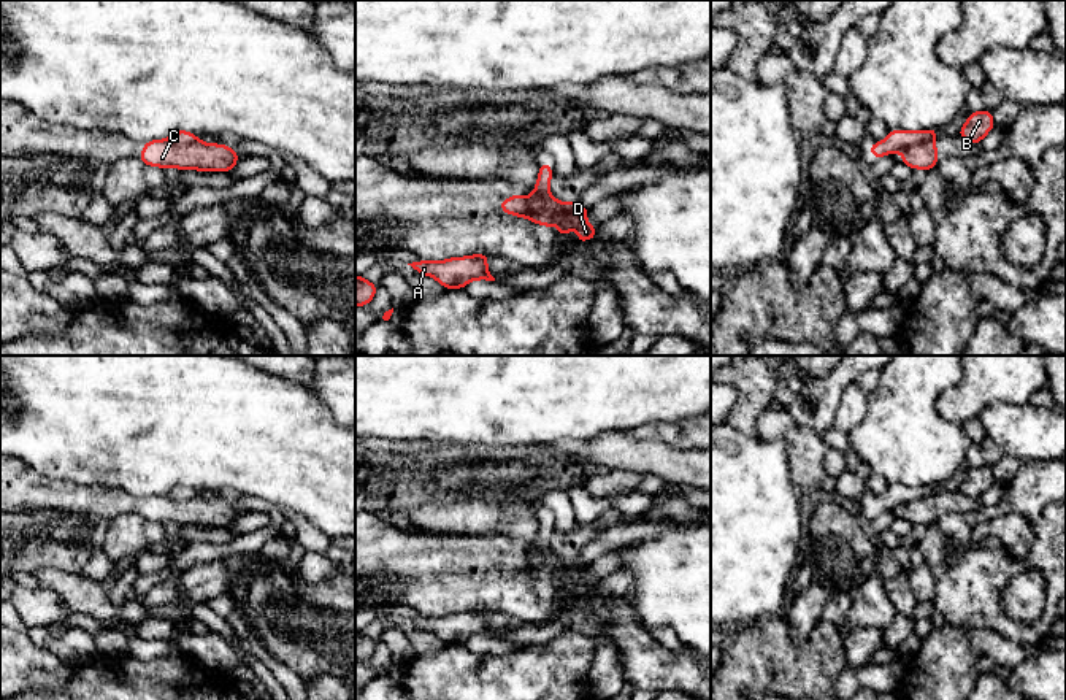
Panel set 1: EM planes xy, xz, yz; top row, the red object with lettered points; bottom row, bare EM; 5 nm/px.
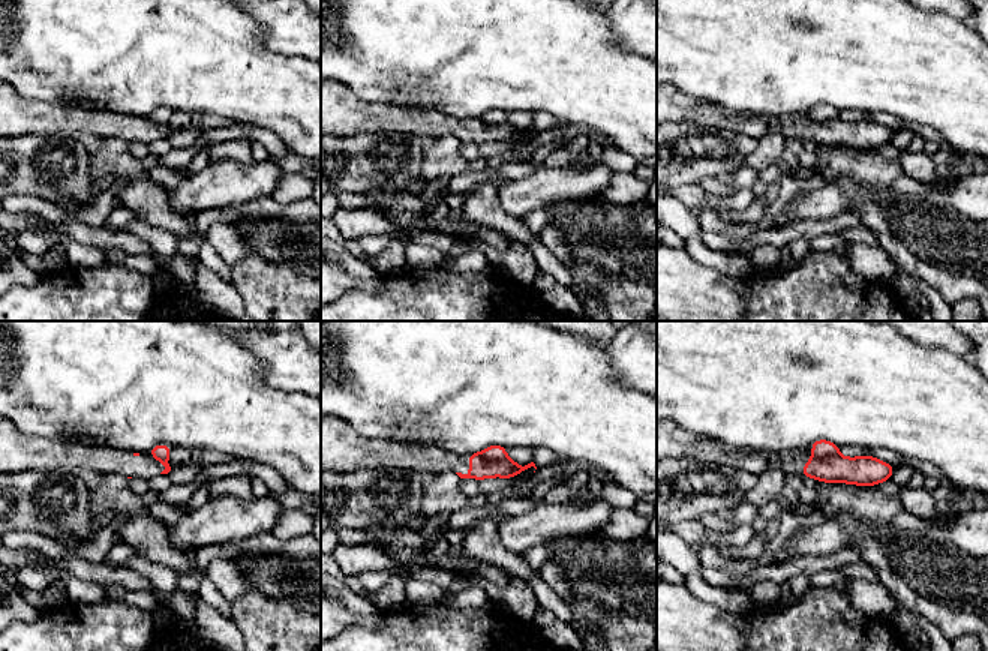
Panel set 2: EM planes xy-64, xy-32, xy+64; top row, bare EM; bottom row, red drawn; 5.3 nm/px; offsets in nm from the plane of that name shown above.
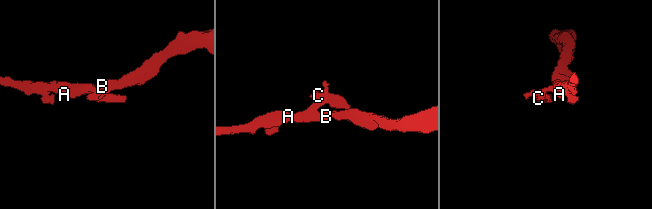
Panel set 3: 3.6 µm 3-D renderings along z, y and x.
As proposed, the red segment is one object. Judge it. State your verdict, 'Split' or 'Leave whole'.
Split

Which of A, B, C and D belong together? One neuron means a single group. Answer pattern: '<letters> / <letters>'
A B / C D

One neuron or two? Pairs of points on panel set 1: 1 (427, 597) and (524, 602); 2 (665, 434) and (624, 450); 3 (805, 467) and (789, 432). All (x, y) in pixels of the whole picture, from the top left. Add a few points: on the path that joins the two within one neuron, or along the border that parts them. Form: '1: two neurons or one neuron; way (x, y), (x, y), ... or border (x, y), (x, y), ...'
1: one neuron; way (451, 594), (500, 594)
2: two neurons; border (628, 432), (636, 438), (655, 438), (686, 451)
3: one neuron; way (805, 459), (805, 448), (797, 440)

